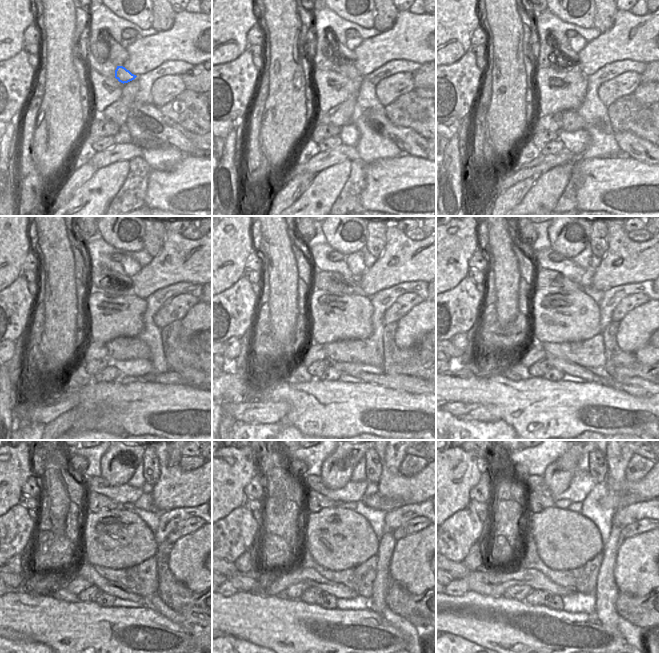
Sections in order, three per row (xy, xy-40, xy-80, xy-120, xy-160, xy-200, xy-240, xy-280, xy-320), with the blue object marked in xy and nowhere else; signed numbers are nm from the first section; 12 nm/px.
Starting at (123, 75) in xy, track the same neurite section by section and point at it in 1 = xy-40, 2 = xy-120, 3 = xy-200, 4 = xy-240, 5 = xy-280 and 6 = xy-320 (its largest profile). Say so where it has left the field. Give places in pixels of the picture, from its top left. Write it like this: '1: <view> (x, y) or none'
1: xy-40 (347, 68)
2: xy-120 (112, 287)
3: xy-200 (544, 278)
4: xy-240 (95, 502)
5: xy-280 (316, 502)
6: xy-320 (536, 501)

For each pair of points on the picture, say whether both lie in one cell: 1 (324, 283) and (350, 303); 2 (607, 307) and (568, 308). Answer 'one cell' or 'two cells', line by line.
1: two cells
2: two cells

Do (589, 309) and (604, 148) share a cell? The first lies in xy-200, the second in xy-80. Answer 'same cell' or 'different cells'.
different cells

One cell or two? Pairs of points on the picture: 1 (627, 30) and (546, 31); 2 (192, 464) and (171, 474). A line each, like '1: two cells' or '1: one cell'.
1: two cells
2: two cells

